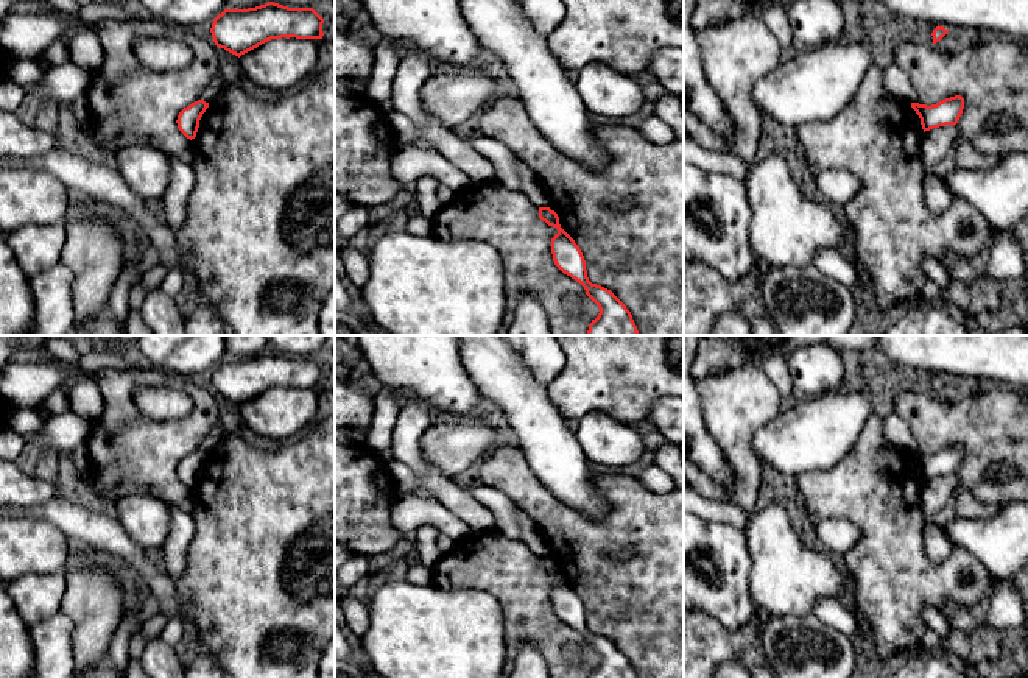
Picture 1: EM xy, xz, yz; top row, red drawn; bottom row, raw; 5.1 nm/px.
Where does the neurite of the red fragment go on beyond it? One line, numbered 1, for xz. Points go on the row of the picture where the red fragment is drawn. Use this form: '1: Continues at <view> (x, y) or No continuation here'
1: No continuation here

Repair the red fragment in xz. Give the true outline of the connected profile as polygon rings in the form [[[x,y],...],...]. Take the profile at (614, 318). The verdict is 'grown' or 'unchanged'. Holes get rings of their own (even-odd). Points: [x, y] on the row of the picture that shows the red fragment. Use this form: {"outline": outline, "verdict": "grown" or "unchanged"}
{"outline": [[[539,207],[539,218],[558,229],[551,238],[554,265],[579,282],[589,299],[600,309],[598,316],[589,324],[587,335],[639,335],[626,305],[611,290],[589,281],[584,256],[575,240],[561,228],[558,214],[550,207]]], "verdict": "unchanged"}

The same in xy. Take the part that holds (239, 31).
{"outline": [[[268,2],[248,9],[224,9],[213,19],[210,33],[217,47],[240,58],[271,39],[322,39],[322,23],[313,8]]], "verdict": "unchanged"}

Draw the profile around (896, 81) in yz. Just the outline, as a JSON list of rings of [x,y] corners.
[[[894,62],[883,67],[883,86],[896,98],[917,103],[917,95],[905,70]]]

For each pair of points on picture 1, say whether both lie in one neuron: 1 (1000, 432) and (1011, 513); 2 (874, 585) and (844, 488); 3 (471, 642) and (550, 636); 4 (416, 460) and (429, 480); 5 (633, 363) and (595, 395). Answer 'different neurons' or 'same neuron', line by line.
1: different neurons
2: same neuron
3: different neurons
4: different neurons
5: same neuron

